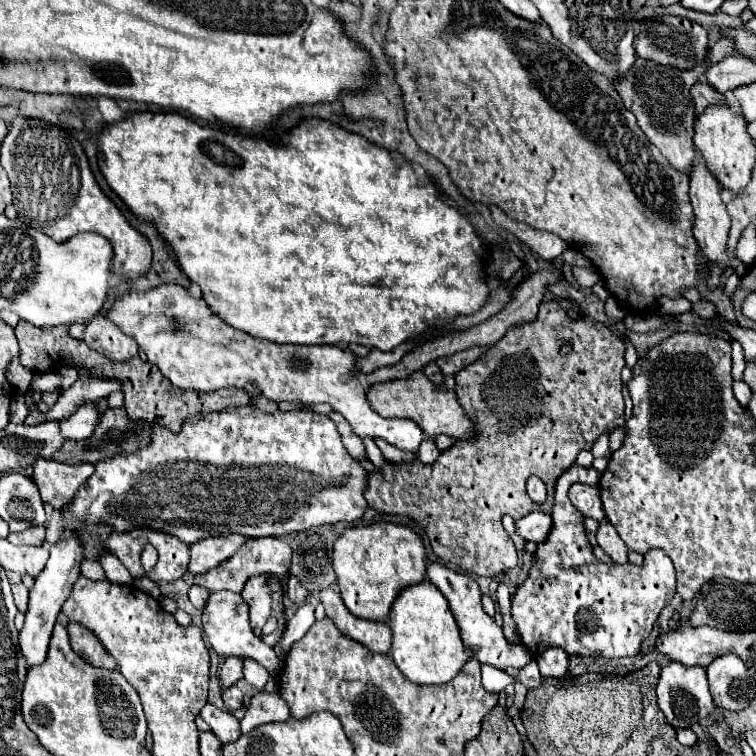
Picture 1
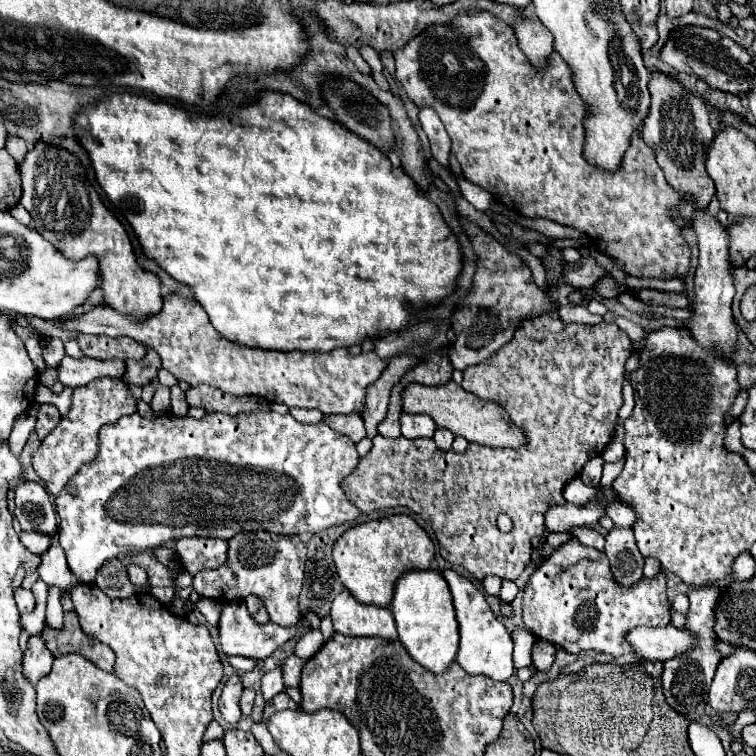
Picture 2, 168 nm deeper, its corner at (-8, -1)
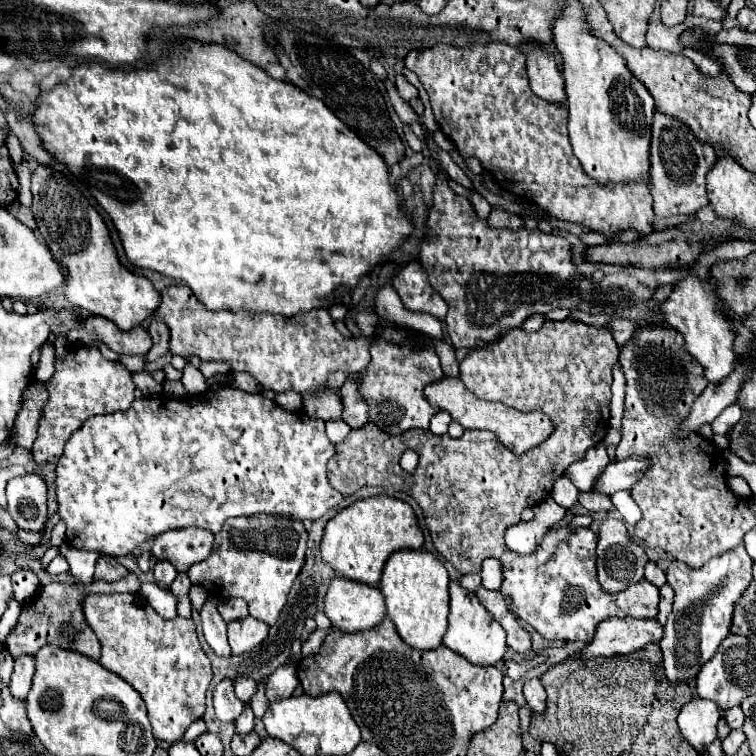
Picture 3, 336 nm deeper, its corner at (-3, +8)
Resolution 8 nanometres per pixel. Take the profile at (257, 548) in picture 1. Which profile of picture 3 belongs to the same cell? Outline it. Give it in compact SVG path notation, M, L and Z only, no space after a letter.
M251 515L251 517L235 517L223 523L223 531L215 535L215 547L211 555L195 563L187 573L191 583L201 585L213 595L219 597L243 597L251 605L251 615L265 621L267 625L275 625L281 609L285 607L287 593L299 575L305 563L305 549L307 549L307 531L299 519L271 519L269 515Z

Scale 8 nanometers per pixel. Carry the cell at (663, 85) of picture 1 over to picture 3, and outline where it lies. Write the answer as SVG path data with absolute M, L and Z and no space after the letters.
M655 111L651 125L651 151L649 151L649 179L653 195L653 211L657 217L693 217L709 203L705 191L705 175L713 167L717 155L709 143L699 141L693 131L677 117Z

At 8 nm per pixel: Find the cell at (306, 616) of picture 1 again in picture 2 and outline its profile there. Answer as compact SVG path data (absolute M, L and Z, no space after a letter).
M274 668L270 672L266 672L260 680L262 684L262 696L264 696L264 702L272 700L278 692L284 690L284 684L282 684L282 668Z

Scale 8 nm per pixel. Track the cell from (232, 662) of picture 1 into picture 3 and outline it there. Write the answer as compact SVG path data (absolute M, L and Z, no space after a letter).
M223 679L215 687L215 691L213 691L213 707L215 707L215 715L221 721L233 721L233 719L237 719L241 715L243 703L233 693L233 681L231 679Z

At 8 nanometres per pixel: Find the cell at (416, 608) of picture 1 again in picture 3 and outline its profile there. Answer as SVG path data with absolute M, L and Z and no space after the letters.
M425 549L397 551L387 563L379 583L385 595L387 615L395 623L401 639L419 651L433 651L443 643L449 615L449 575L443 563Z

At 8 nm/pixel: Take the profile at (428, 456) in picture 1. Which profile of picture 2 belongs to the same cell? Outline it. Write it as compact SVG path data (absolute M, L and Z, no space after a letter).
M438 428L436 434L434 434L434 442L436 442L436 446L438 446L440 450L450 450L450 448L452 448L452 440L454 440L452 432L448 432L448 430L444 430L444 428Z

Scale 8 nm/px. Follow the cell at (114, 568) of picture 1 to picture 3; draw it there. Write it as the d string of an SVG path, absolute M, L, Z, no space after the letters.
M129 571L127 577L115 581L115 583L103 583L103 581L93 581L91 585L83 587L79 583L73 585L61 585L61 583L51 583L47 587L43 587L39 591L39 595L27 603L21 611L19 623L17 627L11 631L11 635L7 637L7 651L13 657L19 657L21 653L27 655L35 655L41 647L45 645L57 645L63 649L71 649L71 651L79 651L95 661L99 661L101 657L101 643L95 637L95 633L91 631L91 627L85 623L83 611L81 611L81 597L87 593L131 593L131 591L139 591L141 589L141 579L137 577L137 573Z

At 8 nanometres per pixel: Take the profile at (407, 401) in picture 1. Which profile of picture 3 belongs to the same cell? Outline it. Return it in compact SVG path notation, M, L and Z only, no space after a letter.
M443 377L431 385L425 387L425 399L439 411L447 411L453 421L461 423L465 429L487 429L491 433L497 435L497 439L511 449L515 455L523 455L529 449L537 447L539 443L543 443L547 439L547 435L553 431L551 421L547 419L547 415L543 413L523 413L511 407L505 407L501 403L493 403L493 401L483 401L477 399L471 391L467 391L461 383L461 379L457 377Z

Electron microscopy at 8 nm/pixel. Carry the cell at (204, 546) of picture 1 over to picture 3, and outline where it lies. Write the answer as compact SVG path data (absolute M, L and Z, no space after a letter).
M199 527L167 531L157 535L151 553L157 559L167 559L177 571L187 571L193 563L207 559L213 551L213 533Z

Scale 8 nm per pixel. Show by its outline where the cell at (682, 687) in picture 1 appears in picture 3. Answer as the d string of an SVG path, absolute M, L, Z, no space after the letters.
M743 545L711 559L701 569L687 567L681 561L671 561L667 569L667 583L675 591L675 603L665 625L663 643L659 643L659 647L663 651L665 677L673 687L679 683L691 685L703 663L715 655L721 641L729 635L735 599L739 599L739 595L751 583L751 563L753 561L745 553Z

